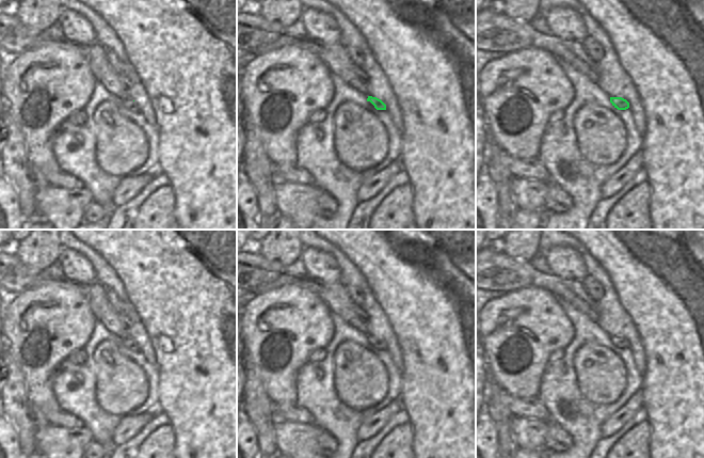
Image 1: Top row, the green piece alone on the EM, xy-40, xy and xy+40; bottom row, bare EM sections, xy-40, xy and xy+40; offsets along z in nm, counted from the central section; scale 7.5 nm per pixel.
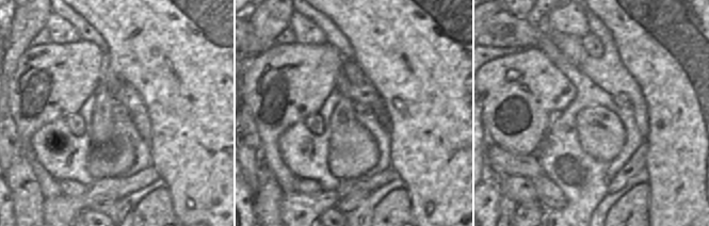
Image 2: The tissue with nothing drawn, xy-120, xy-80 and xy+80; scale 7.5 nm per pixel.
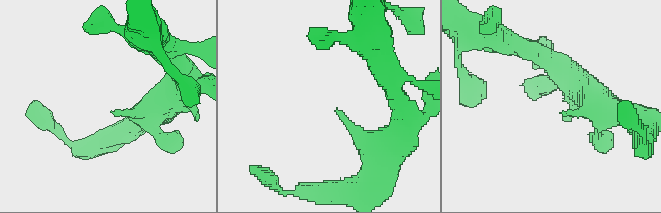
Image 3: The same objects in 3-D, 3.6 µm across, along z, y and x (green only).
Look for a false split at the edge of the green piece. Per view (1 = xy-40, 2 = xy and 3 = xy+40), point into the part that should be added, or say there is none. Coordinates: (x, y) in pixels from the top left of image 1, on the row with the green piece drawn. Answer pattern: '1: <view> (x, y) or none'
1: none
2: none
3: none

